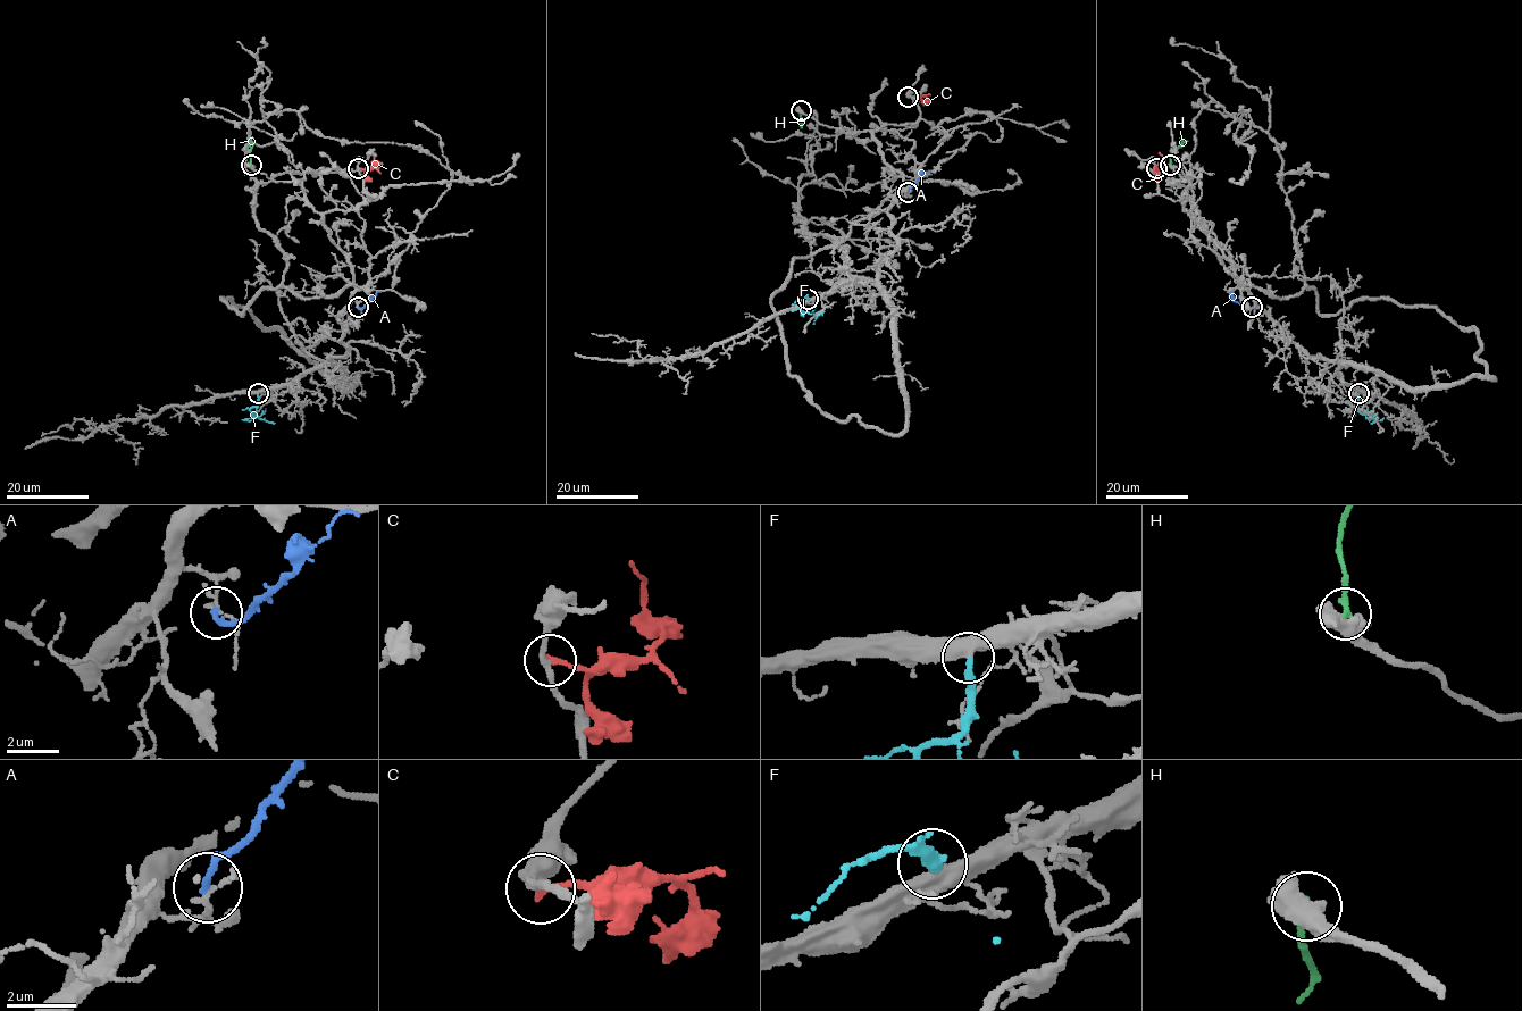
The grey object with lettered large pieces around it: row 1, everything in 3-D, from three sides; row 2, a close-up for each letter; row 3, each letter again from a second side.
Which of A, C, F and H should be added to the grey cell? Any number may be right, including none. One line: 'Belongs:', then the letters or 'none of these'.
Belongs: F

